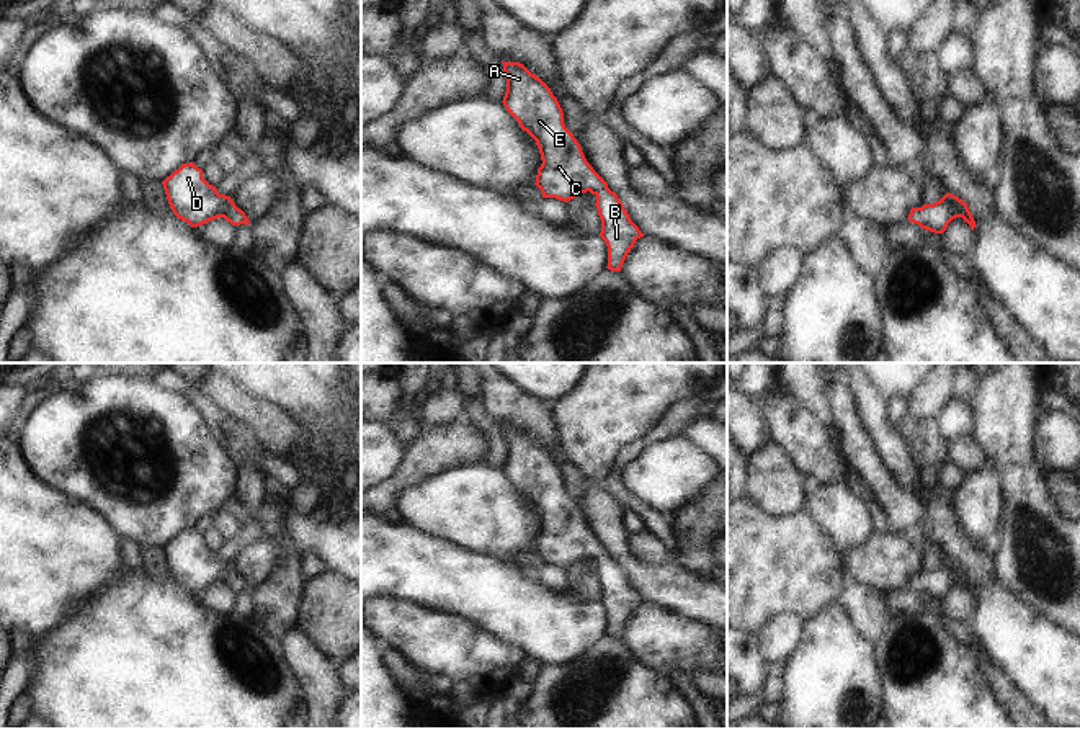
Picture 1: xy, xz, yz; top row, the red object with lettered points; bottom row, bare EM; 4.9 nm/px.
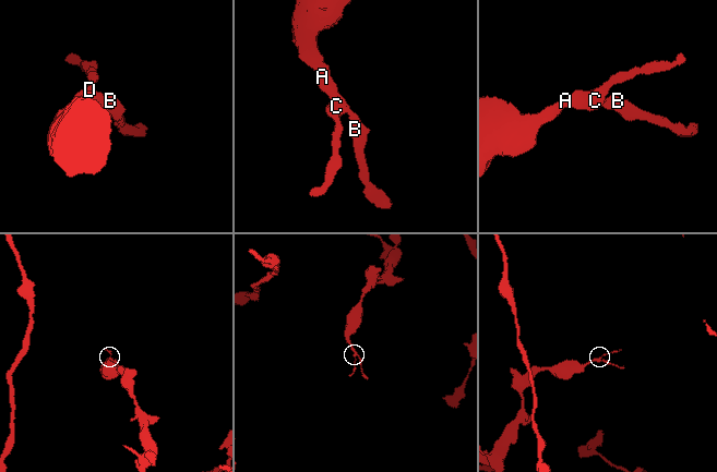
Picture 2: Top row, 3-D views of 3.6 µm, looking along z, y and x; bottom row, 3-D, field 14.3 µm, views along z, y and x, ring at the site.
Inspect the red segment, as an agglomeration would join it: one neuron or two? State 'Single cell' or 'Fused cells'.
Single cell.

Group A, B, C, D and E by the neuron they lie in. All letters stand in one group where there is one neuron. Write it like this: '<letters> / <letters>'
A B C D E

